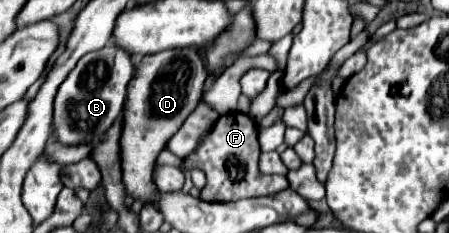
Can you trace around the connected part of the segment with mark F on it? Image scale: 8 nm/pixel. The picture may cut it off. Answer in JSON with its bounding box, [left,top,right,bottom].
[185,113,289,201]

